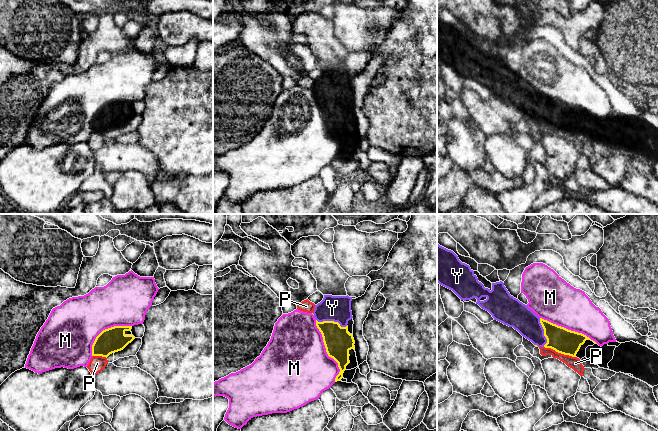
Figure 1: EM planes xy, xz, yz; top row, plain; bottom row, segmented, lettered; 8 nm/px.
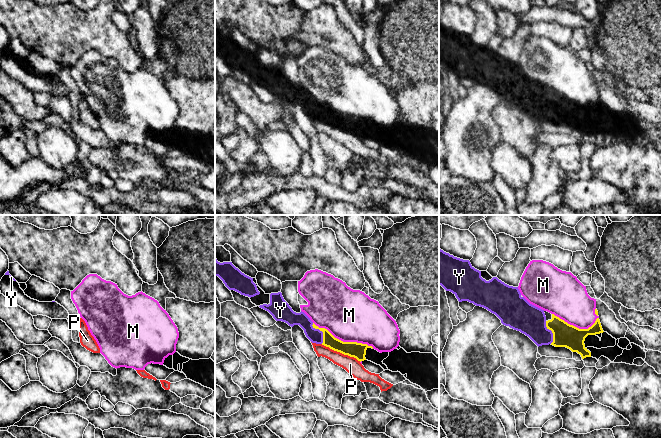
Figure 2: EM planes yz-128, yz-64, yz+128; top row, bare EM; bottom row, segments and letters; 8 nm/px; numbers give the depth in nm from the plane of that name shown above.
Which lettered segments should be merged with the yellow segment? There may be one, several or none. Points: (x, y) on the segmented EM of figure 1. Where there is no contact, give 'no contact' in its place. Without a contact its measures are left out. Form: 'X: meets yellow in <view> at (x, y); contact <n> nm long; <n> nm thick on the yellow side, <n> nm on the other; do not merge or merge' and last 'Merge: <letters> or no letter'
M: meets yellow in xz at (326, 351); contact 500 nm long; 220 nm thick on the yellow side, 500 nm on the other; do not merge
P: meets yellow in yz at (560, 352); contact 280 nm long; 200 nm thick on the yellow side, 100 nm on the other; do not merge
Y: meets yellow in xz at (331, 321); contact 260 nm long; 220 nm thick on the yellow side, 200 nm on the other; merge
Merge: Y

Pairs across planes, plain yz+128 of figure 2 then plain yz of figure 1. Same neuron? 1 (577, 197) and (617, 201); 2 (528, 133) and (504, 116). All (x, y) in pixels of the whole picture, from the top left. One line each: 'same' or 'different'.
1: same
2: same

